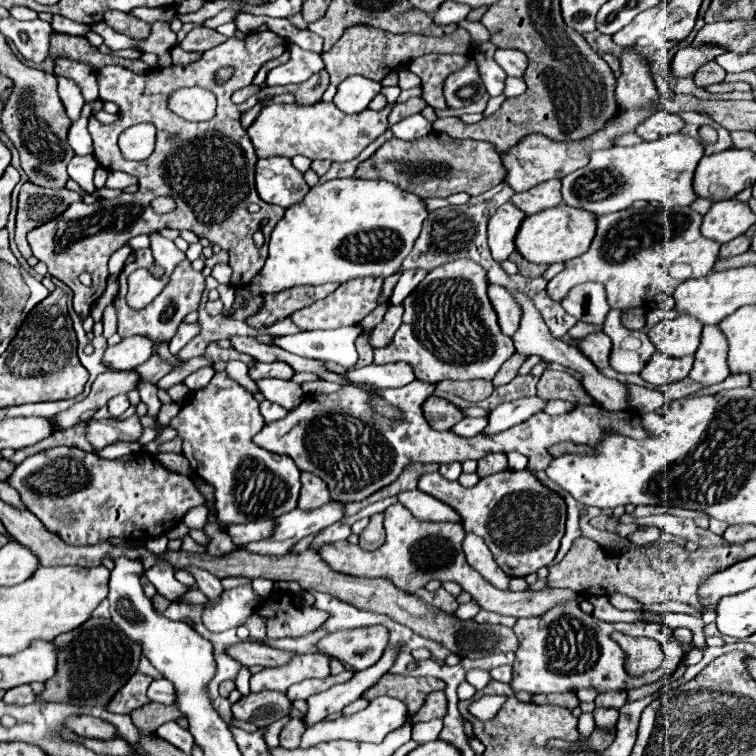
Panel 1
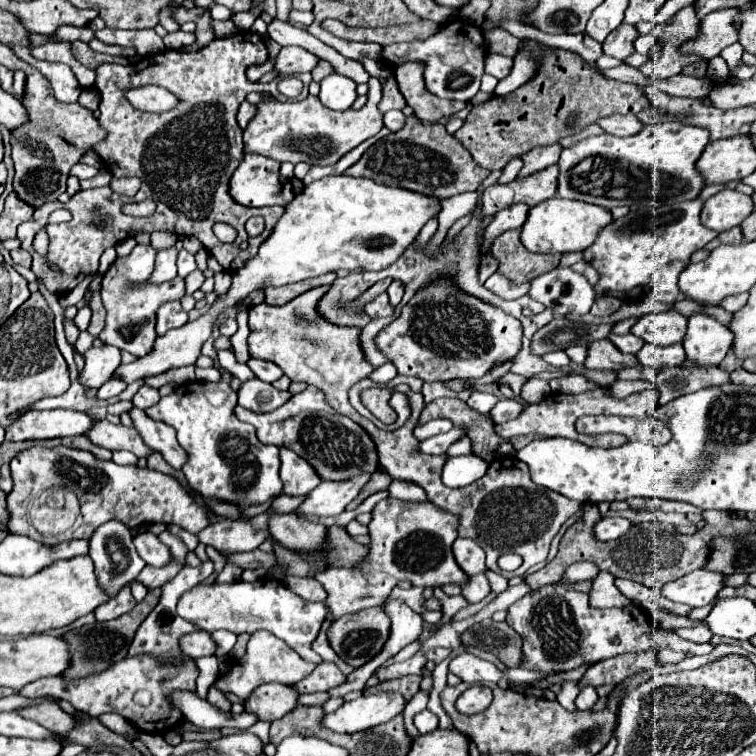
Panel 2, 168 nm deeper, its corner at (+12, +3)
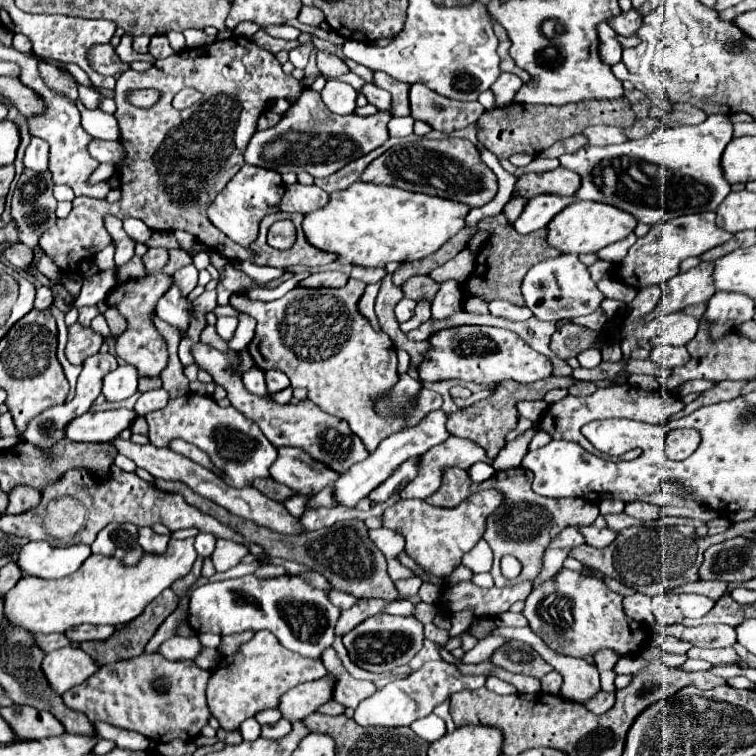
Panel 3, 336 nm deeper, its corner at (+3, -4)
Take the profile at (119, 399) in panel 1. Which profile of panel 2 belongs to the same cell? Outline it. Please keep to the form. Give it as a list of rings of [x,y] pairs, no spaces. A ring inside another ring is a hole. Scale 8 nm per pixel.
[[[112,376],[108,382],[104,382],[104,386],[98,388],[96,398],[100,398],[100,400],[108,400],[108,398],[112,398],[112,396],[118,396],[126,386],[128,386],[128,384],[126,384],[124,380]]]

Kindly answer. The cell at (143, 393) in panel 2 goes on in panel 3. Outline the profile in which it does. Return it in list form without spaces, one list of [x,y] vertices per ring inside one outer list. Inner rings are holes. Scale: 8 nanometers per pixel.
[[[155,389],[155,391],[147,391],[143,393],[137,403],[135,403],[135,411],[137,415],[147,415],[151,411],[157,411],[161,407],[165,407],[169,401],[169,395],[165,389]]]

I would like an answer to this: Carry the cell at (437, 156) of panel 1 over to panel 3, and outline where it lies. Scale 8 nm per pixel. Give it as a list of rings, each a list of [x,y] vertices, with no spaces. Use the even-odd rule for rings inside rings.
[[[421,139],[395,145],[377,157],[361,175],[365,183],[393,185],[405,191],[437,195],[469,207],[481,207],[497,195],[497,177],[481,161],[477,147],[469,139]]]

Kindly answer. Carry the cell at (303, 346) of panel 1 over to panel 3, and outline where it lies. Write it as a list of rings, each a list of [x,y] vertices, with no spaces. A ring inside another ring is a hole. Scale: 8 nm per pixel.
[[[219,317],[215,329],[217,329],[217,335],[225,343],[229,343],[233,339],[233,335],[235,335],[235,329],[237,329],[237,317]]]

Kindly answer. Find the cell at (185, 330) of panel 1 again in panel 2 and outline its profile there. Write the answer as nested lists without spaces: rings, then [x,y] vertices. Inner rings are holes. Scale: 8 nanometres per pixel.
[[[172,300],[172,302],[164,302],[164,306],[160,306],[160,310],[156,312],[156,332],[162,336],[172,328],[184,326],[188,322],[188,314],[182,310],[180,300]]]

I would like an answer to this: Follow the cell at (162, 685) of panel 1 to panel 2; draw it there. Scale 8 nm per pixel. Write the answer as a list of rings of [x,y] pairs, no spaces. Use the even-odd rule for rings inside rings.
[[[178,690],[172,696],[174,706],[184,714],[186,720],[190,720],[194,726],[204,728],[204,730],[212,730],[212,728],[250,728],[252,724],[256,724],[256,716],[250,712],[244,714],[224,714],[218,708],[214,708],[208,700],[200,700],[196,692],[186,692],[186,690]]]

